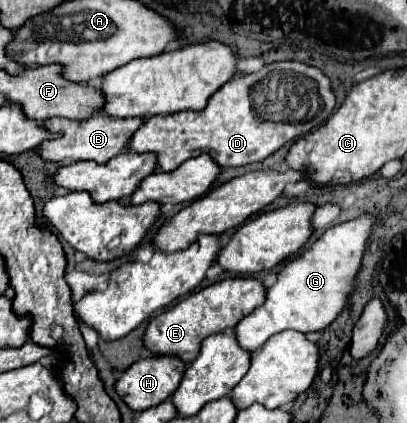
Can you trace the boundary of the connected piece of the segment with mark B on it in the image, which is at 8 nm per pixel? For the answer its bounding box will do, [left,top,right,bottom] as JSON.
[39,114,143,164]

